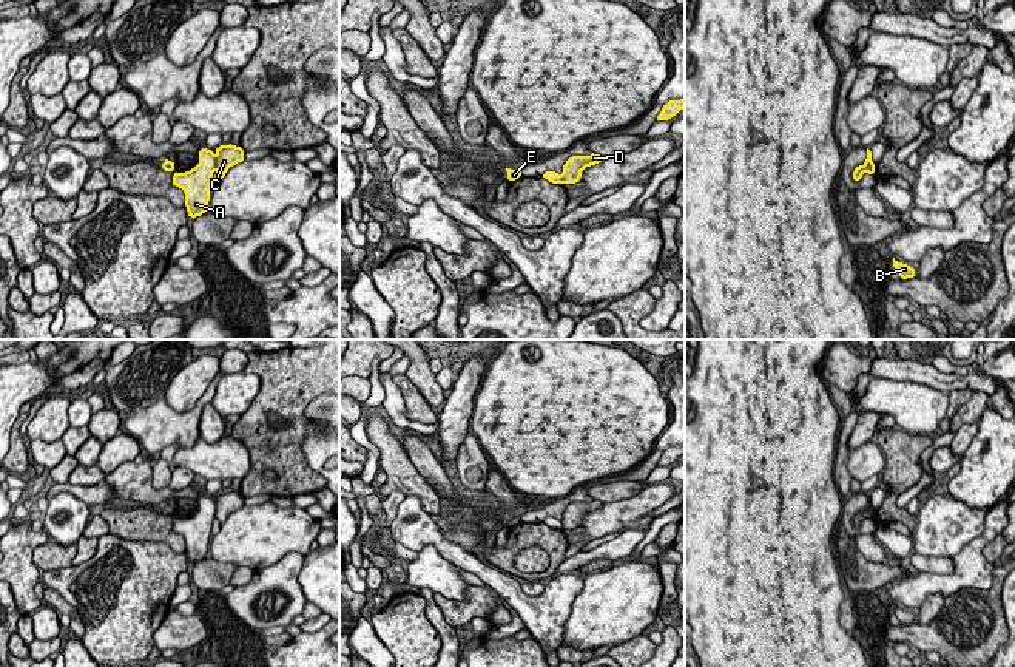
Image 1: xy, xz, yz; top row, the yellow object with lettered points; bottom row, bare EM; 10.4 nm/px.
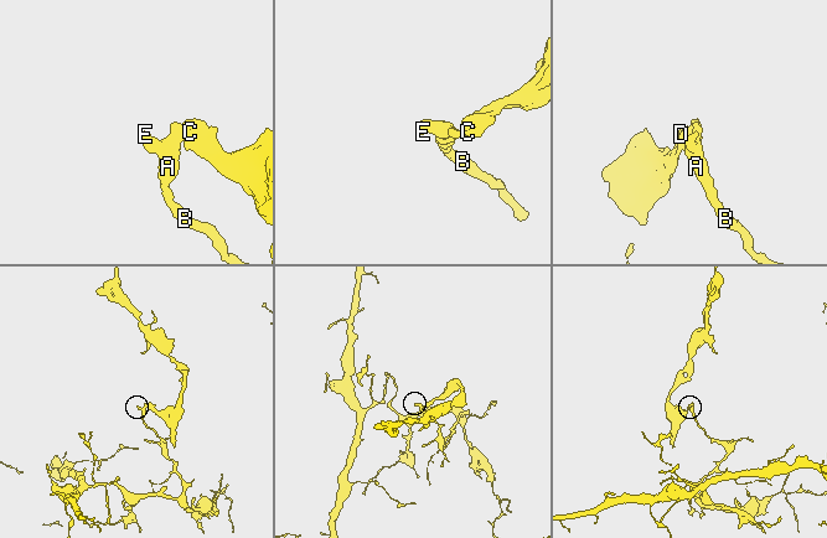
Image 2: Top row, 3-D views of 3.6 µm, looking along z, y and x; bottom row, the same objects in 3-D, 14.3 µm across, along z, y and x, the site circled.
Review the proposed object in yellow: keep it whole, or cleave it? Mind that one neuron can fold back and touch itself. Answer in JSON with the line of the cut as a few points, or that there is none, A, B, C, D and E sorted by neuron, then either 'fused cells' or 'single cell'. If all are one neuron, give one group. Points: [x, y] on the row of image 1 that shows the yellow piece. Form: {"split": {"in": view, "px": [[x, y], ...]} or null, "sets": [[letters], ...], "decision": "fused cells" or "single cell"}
{"split": {"in": "xy", "px": [[216, 155], [216, 167], [213, 170]]}, "sets": [["A", "B", "E"], ["C", "D"]], "decision": "fused cells"}

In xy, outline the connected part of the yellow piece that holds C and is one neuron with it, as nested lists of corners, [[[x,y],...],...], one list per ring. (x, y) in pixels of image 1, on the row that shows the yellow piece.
[[[221,145],[216,148],[216,168],[219,179],[225,176],[230,167],[244,161],[244,150],[236,145]]]

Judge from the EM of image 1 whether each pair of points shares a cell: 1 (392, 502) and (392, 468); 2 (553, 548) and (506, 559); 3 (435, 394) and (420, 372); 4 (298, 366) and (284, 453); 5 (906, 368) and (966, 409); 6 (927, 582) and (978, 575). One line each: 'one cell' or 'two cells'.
1: two cells
2: one cell
3: one cell
4: one cell
5: two cells
6: one cell

